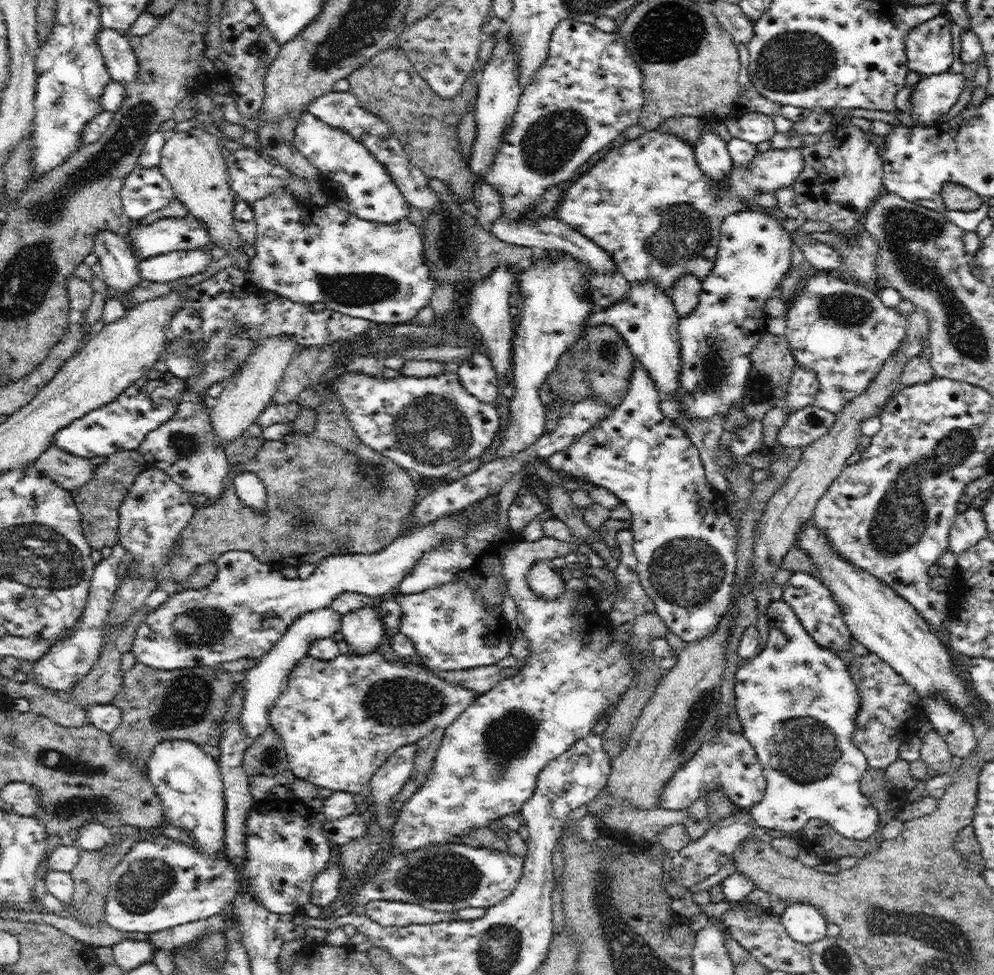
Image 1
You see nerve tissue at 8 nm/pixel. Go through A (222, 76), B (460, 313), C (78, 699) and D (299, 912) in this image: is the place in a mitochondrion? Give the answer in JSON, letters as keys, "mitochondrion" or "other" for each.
{"A":"other","B":"other","C":"other","D":"other"}

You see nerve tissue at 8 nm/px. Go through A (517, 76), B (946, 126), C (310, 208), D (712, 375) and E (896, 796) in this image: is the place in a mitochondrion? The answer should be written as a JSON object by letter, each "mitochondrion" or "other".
{"A":"other","B":"other","C":"other","D":"mitochondrion","E":"other"}

